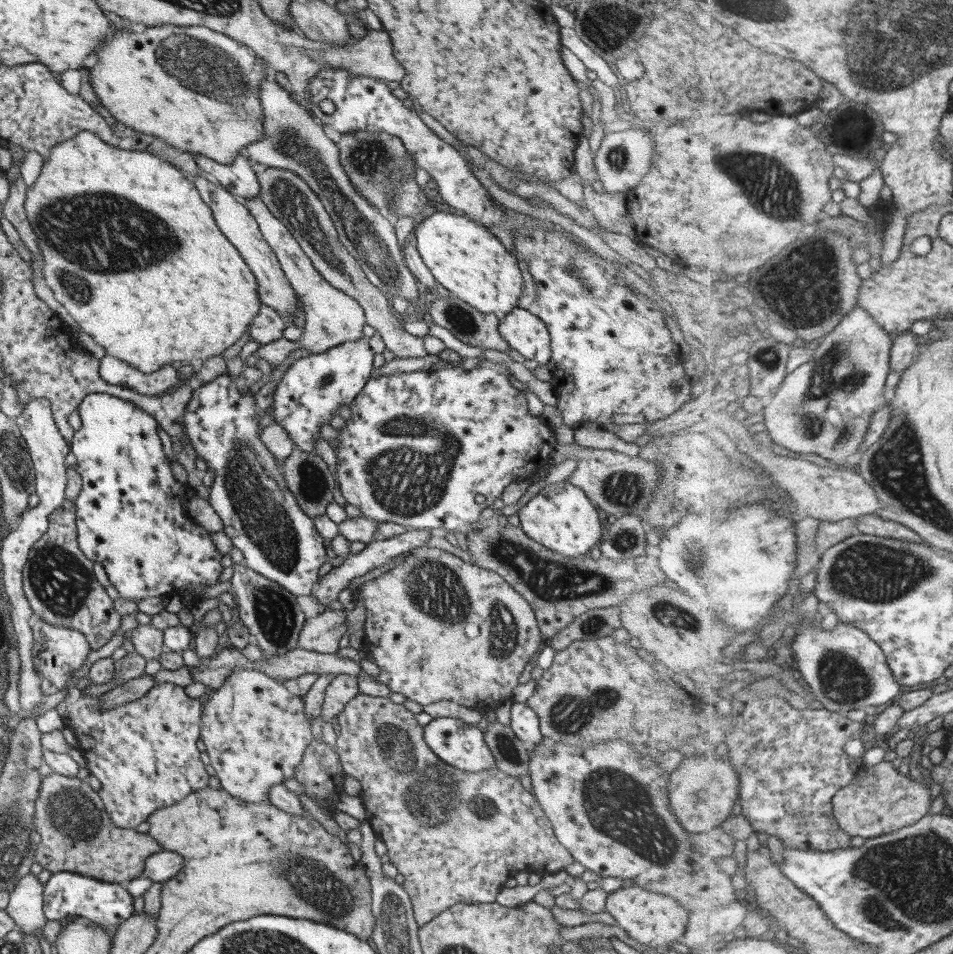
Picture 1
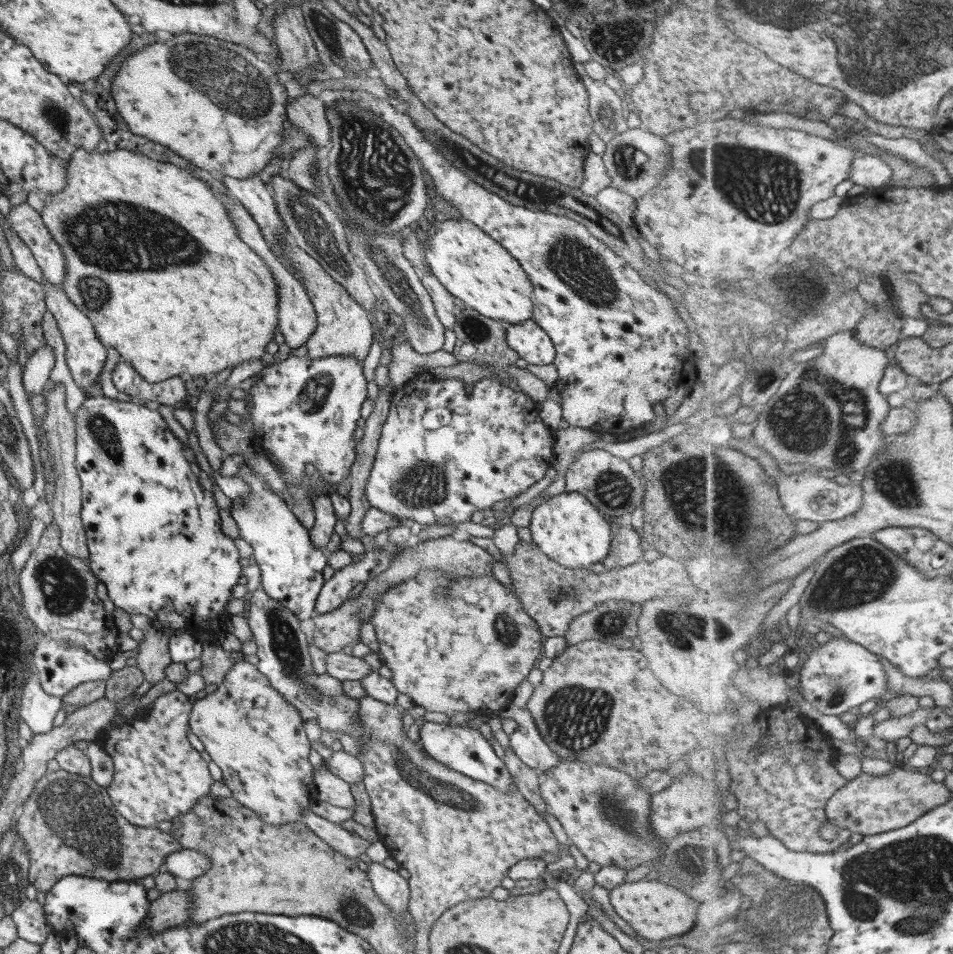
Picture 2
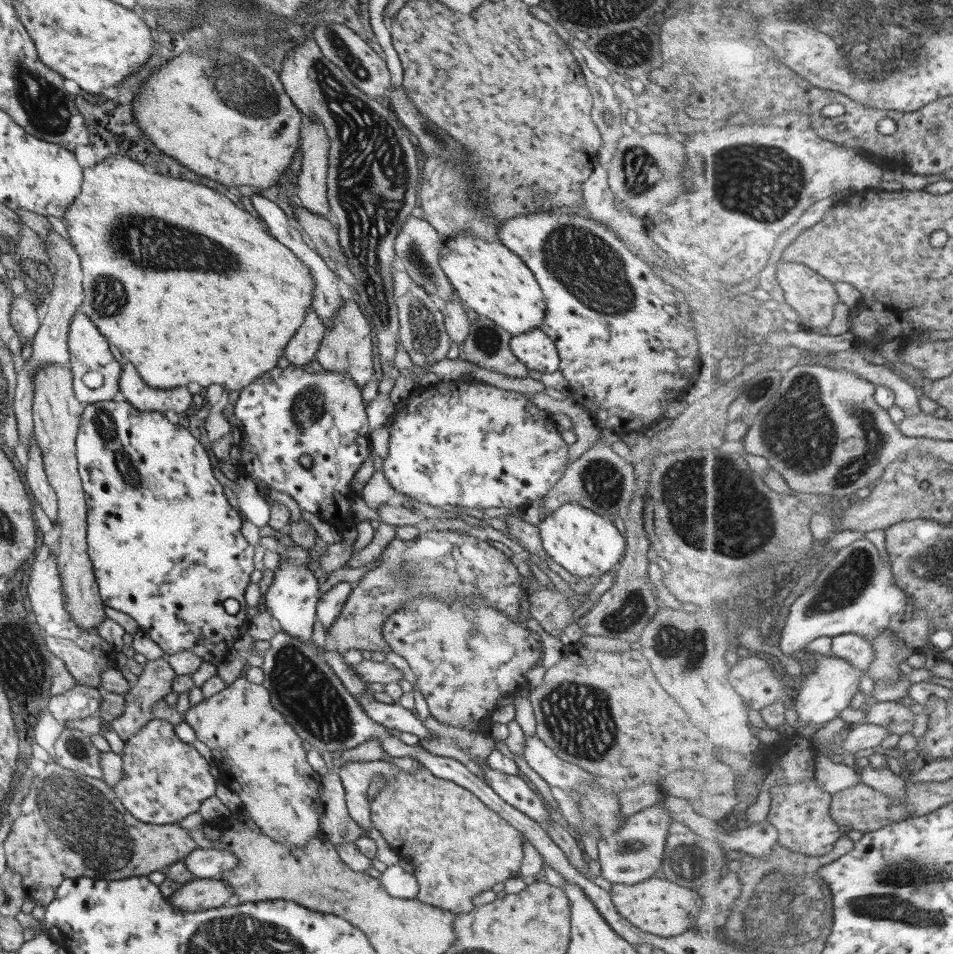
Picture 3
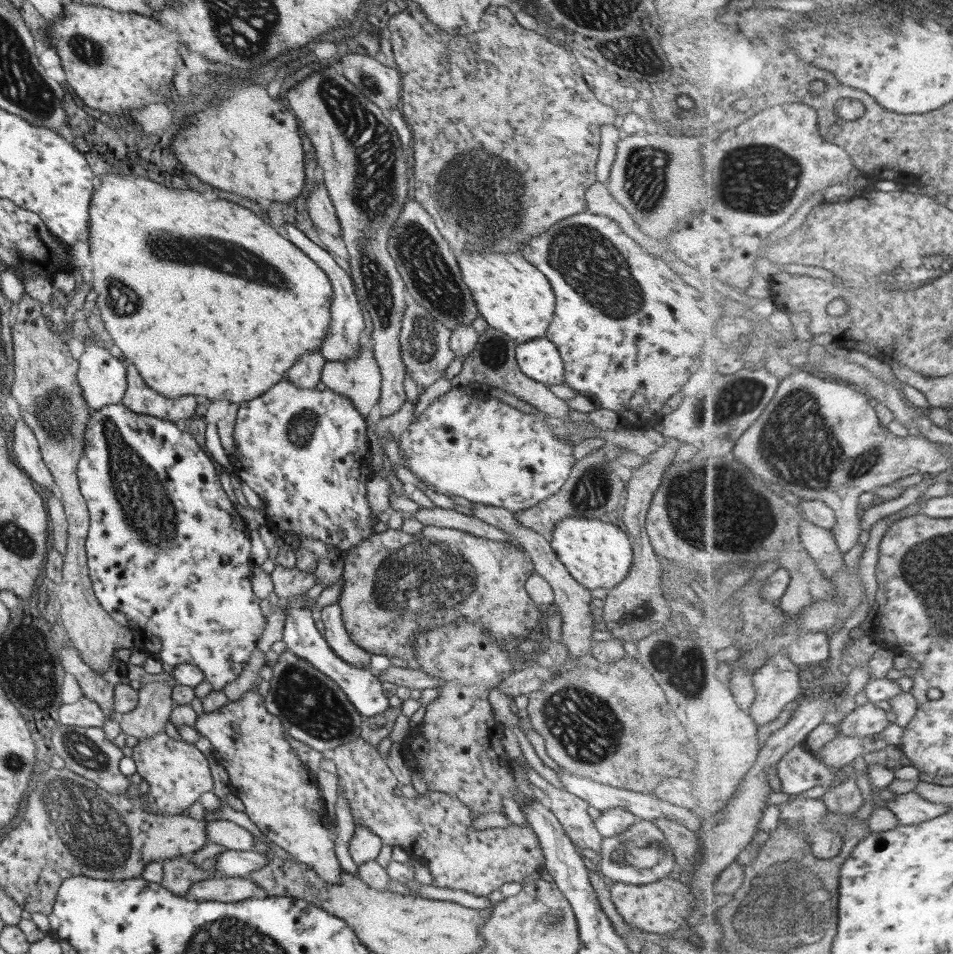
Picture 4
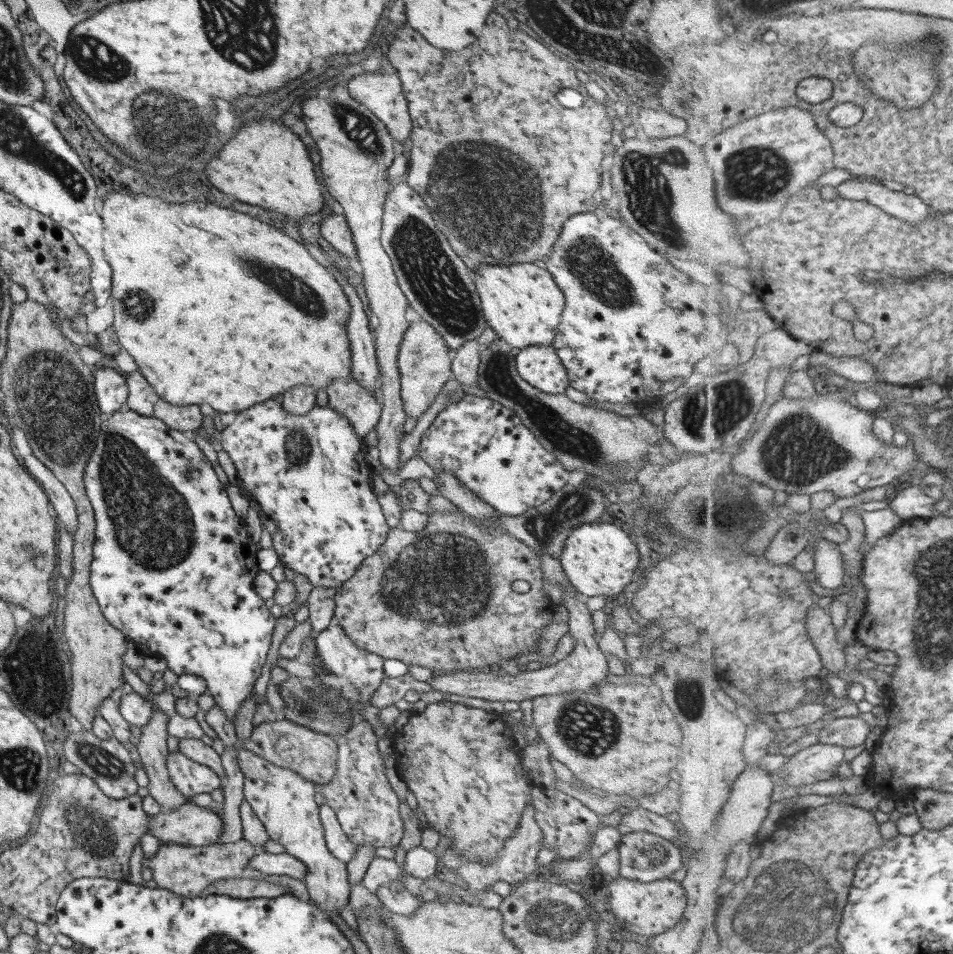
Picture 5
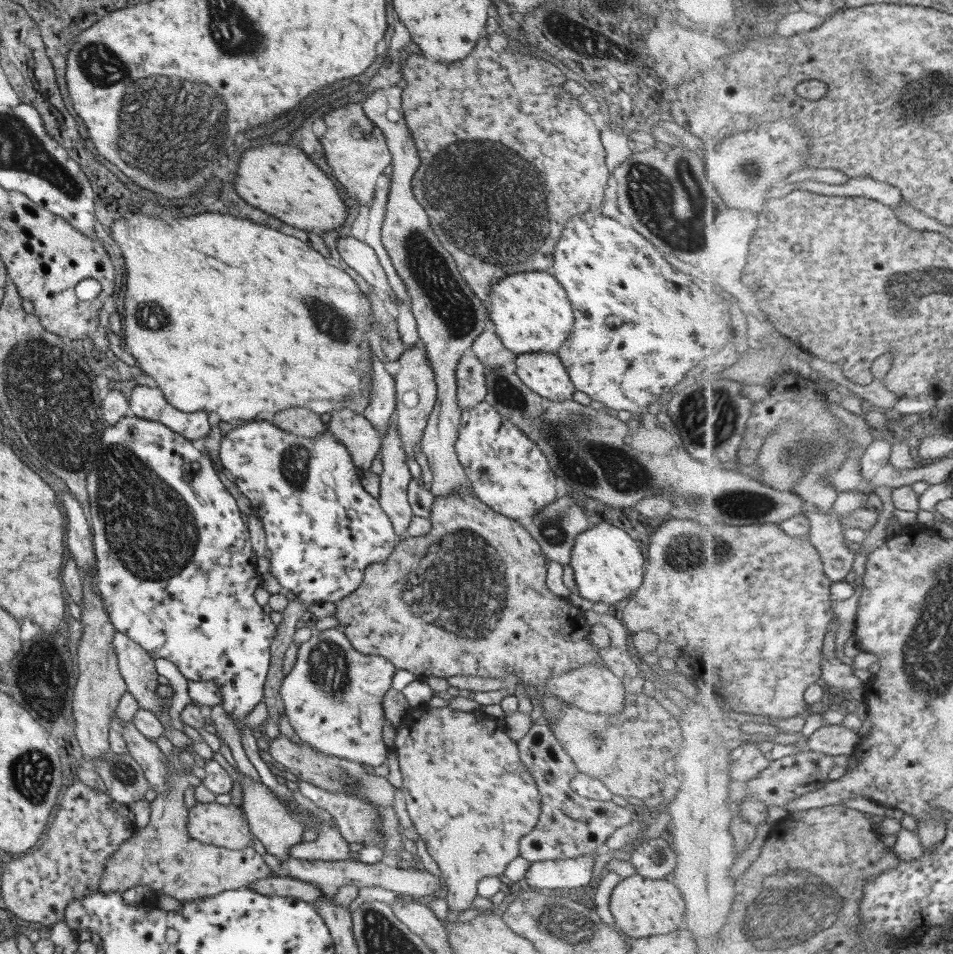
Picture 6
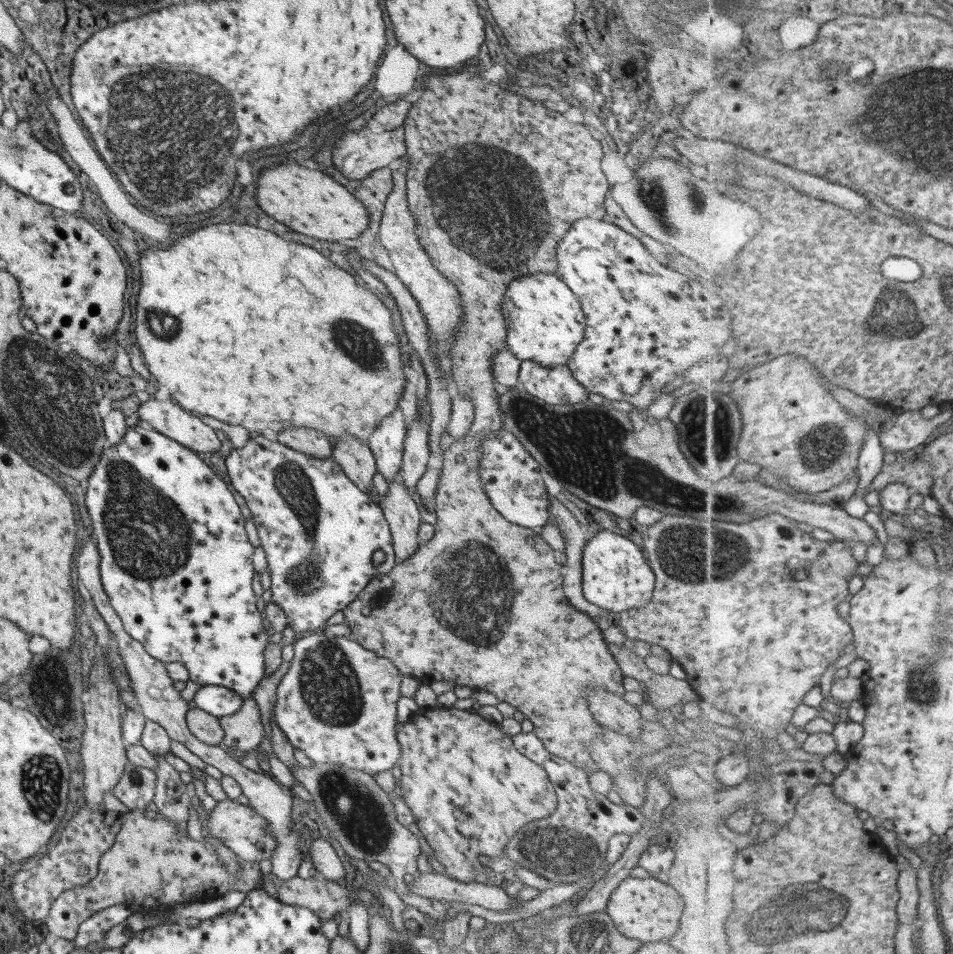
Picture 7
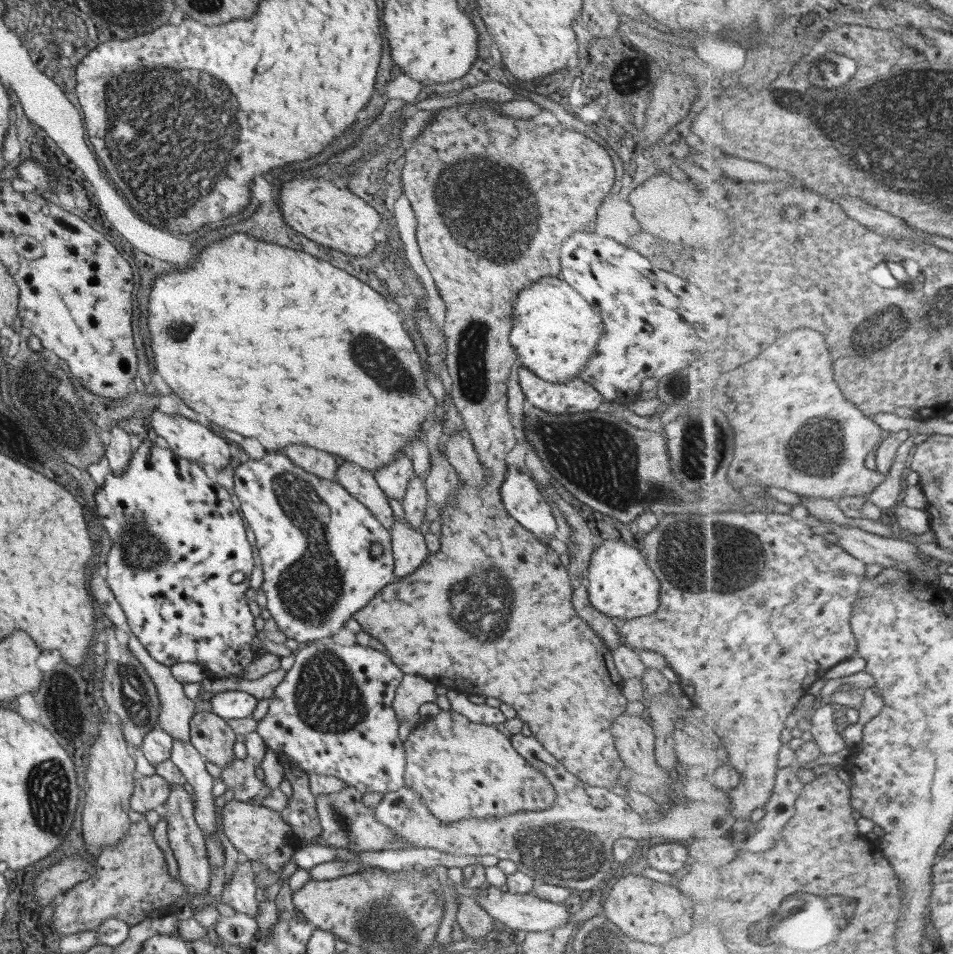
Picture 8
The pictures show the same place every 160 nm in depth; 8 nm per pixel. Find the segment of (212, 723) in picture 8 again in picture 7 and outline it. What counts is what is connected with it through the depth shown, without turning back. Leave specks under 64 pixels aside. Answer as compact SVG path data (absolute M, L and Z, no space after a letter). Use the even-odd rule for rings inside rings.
M190 706L185 713L185 724L188 731L203 744L217 746L222 742L223 729L219 726L217 717L194 706Z

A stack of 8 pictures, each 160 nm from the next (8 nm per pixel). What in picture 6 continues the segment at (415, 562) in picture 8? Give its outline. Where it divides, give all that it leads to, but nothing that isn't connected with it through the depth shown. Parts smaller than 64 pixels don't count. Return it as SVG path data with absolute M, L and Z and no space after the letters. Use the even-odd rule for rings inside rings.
M393 421L379 444L382 472L379 476L379 496L381 510L388 516L392 529L399 539L407 536L406 530L413 516L407 501L407 483L412 479L405 462L405 453Z

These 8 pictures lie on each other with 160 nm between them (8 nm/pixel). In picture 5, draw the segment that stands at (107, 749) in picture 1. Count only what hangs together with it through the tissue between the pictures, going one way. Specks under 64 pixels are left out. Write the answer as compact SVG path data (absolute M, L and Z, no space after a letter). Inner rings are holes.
M178 749L173 753L168 752L166 767L171 784L184 798L209 794L219 789L221 781L213 770L204 764L189 760Z

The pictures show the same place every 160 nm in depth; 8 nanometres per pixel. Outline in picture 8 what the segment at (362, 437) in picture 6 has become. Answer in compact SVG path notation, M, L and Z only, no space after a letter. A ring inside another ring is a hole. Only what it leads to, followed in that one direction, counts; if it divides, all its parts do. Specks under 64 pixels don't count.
M339 462L334 473L334 480L357 502L365 506L373 518L389 531L394 518L387 497L375 482L373 471L365 470L352 462Z

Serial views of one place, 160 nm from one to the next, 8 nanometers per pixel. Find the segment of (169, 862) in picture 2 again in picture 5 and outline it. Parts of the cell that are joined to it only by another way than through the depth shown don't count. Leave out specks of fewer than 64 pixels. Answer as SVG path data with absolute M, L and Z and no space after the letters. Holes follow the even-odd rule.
M256 851L250 858L249 866L261 874L283 874L299 881L303 881L307 872L305 864L285 852L269 854Z

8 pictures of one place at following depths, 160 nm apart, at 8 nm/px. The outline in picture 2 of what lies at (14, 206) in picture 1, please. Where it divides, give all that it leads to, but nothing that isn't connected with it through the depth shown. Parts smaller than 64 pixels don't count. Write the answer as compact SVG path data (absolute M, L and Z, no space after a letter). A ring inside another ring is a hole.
M20 203L10 207L6 218L10 228L29 248L42 276L54 288L62 289L66 277L66 260L39 216L27 203Z

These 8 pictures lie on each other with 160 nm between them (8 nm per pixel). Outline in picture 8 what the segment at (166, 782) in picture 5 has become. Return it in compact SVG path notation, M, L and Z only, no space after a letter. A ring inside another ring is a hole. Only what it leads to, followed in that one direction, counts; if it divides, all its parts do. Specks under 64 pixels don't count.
M144 818L137 823L130 822L119 842L97 852L91 878L74 884L54 902L53 930L62 935L93 931L104 918L118 918L131 927L142 922L145 912L169 907L177 897L191 898L178 879L171 879L167 873L163 855L149 831Z

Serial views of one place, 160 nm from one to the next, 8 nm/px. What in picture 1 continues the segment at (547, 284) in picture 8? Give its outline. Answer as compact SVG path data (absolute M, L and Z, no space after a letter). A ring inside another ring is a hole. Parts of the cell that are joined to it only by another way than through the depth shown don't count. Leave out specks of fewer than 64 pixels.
M432 210L415 228L415 248L423 264L430 270L433 278L453 293L459 300L469 304L482 314L495 314L499 319L513 311L521 294L523 278L517 267L516 257L483 226L465 215Z

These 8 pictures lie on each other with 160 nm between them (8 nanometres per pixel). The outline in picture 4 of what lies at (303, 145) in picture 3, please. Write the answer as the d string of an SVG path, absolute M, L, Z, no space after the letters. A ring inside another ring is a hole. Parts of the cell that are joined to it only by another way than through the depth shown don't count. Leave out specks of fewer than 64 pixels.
M315 182L315 187L305 199L305 205L307 212L309 212L311 222L320 231L326 232L334 237L341 235L334 208L328 198L326 189L321 184Z

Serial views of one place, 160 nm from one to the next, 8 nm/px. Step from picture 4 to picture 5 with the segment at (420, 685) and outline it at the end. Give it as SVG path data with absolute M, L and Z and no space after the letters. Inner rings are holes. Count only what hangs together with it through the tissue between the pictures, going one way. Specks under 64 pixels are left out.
M544 552L540 554L543 560L540 561L543 580L550 583L560 584L565 592L561 598L562 605L567 609L567 628L569 636L573 639L574 646L566 658L559 660L553 666L541 667L531 672L524 671L517 674L489 674L487 671L459 671L459 672L440 672L433 676L431 681L425 681L435 691L447 694L458 694L488 701L498 701L504 703L512 701L521 703L525 700L532 700L537 696L547 696L548 694L571 693L573 691L587 692L599 683L603 683L608 673L607 660L605 654L599 651L595 640L595 631L591 622L591 612L585 607L585 598L579 593L576 597L573 588L567 585L567 578L563 574L560 562Z

